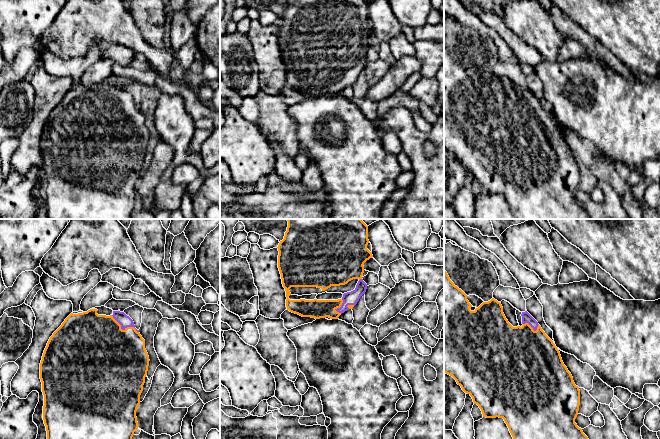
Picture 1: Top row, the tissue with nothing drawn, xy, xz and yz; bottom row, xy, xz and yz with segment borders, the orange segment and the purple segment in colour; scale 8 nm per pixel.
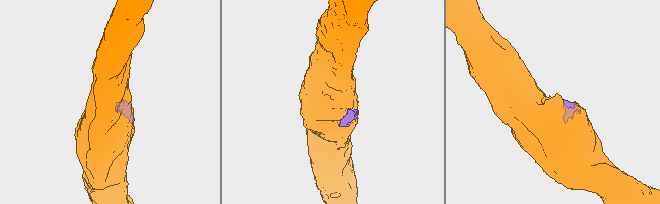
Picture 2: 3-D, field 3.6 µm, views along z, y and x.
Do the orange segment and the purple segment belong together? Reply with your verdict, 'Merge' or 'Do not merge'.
Merge

